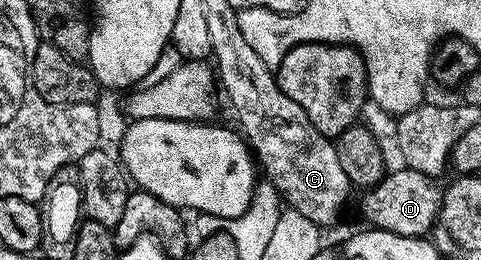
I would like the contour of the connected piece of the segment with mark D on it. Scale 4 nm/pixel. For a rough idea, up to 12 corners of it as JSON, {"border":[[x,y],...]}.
{"border":[[409,167],[361,194],[367,226],[426,237],[443,190]]}

